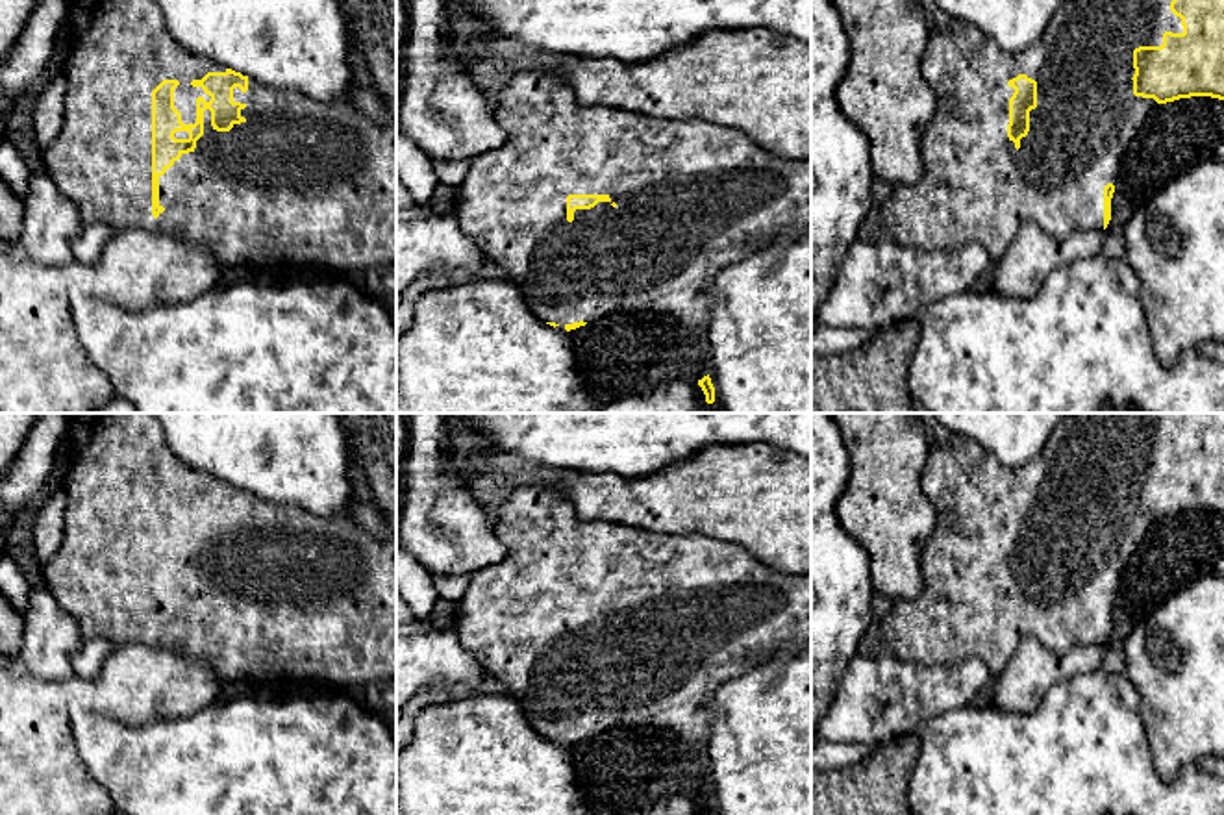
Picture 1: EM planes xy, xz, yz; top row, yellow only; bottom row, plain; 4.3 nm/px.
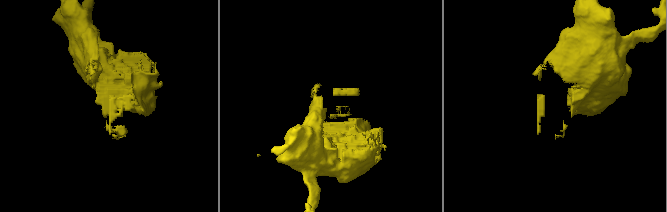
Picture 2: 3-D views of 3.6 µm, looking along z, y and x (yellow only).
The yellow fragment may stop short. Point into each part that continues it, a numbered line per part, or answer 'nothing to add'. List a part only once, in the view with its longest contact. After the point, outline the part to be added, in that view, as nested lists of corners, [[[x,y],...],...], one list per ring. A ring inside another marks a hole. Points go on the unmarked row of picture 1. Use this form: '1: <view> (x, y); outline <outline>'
1: xy (302, 597); outline [[[70,413],[69,415],[69,454],[63,474],[63,491],[67,495],[65,506],[65,528],[63,543],[57,552],[43,565],[44,591],[48,591],[59,606],[74,617],[85,641],[100,637],[113,648],[124,645],[146,645],[161,646],[174,652],[181,652],[187,658],[194,658],[209,665],[226,682],[233,680],[257,680],[257,682],[328,682],[341,691],[361,693],[370,683],[396,683],[396,541],[385,541],[374,537],[370,532],[357,526],[352,519],[317,517],[291,504],[278,504],[263,500],[254,493],[248,493],[248,506],[233,504],[233,517],[241,517],[246,522],[241,524],[241,532],[246,535],[233,539],[230,546],[217,546],[211,541],[211,526],[204,526],[204,550],[196,556],[196,563],[189,569],[181,569],[178,576],[163,591],[159,591],[159,621],[165,622],[156,633],[152,630],[152,506],[163,495],[178,495],[174,504],[174,522],[181,528],[183,539],[196,537],[196,513],[211,515],[202,502],[193,502],[193,495],[202,495],[207,487],[226,487],[228,482],[193,469],[181,461],[165,443],[163,428],[152,413]]]

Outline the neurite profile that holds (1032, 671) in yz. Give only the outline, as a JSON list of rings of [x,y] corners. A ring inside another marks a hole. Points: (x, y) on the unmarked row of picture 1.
[[[1022,637],[1007,667],[994,678],[993,706],[1031,713],[1059,682],[1102,667],[1105,645],[1078,645],[1057,656],[1035,637]]]

